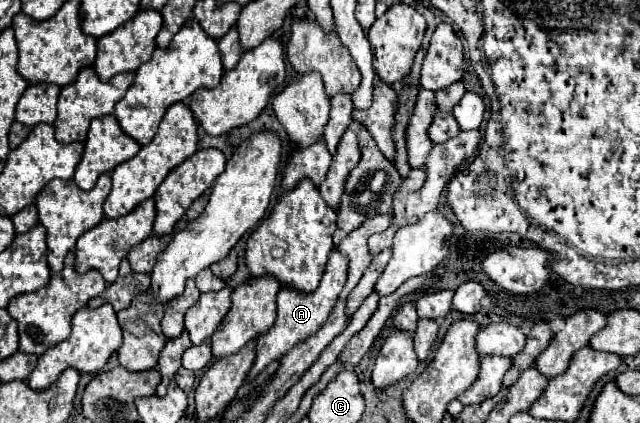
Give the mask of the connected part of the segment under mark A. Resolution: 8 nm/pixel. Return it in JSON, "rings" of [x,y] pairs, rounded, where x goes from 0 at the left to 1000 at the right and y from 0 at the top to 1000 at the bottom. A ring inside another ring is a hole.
{"rings":[[[520,586],[508,648],[502,657],[502,671],[492,690],[486,695],[470,695],[464,686],[455,681],[439,681],[433,695],[433,757],[423,775],[423,785],[414,785],[411,794],[405,794],[402,804],[402,846],[395,870],[389,875],[383,903],[395,903],[427,851],[439,851],[448,832],[455,832],[461,818],[467,818],[473,804],[486,799],[495,790],[495,780],[511,761],[517,733],[523,728],[523,714],[530,704],[530,690],[536,686],[536,671],[542,662],[542,610]]]}

